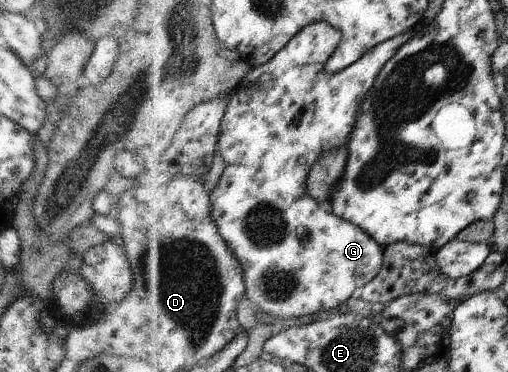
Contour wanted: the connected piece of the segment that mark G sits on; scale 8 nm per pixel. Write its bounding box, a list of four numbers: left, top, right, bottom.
[212,21,418,320]

